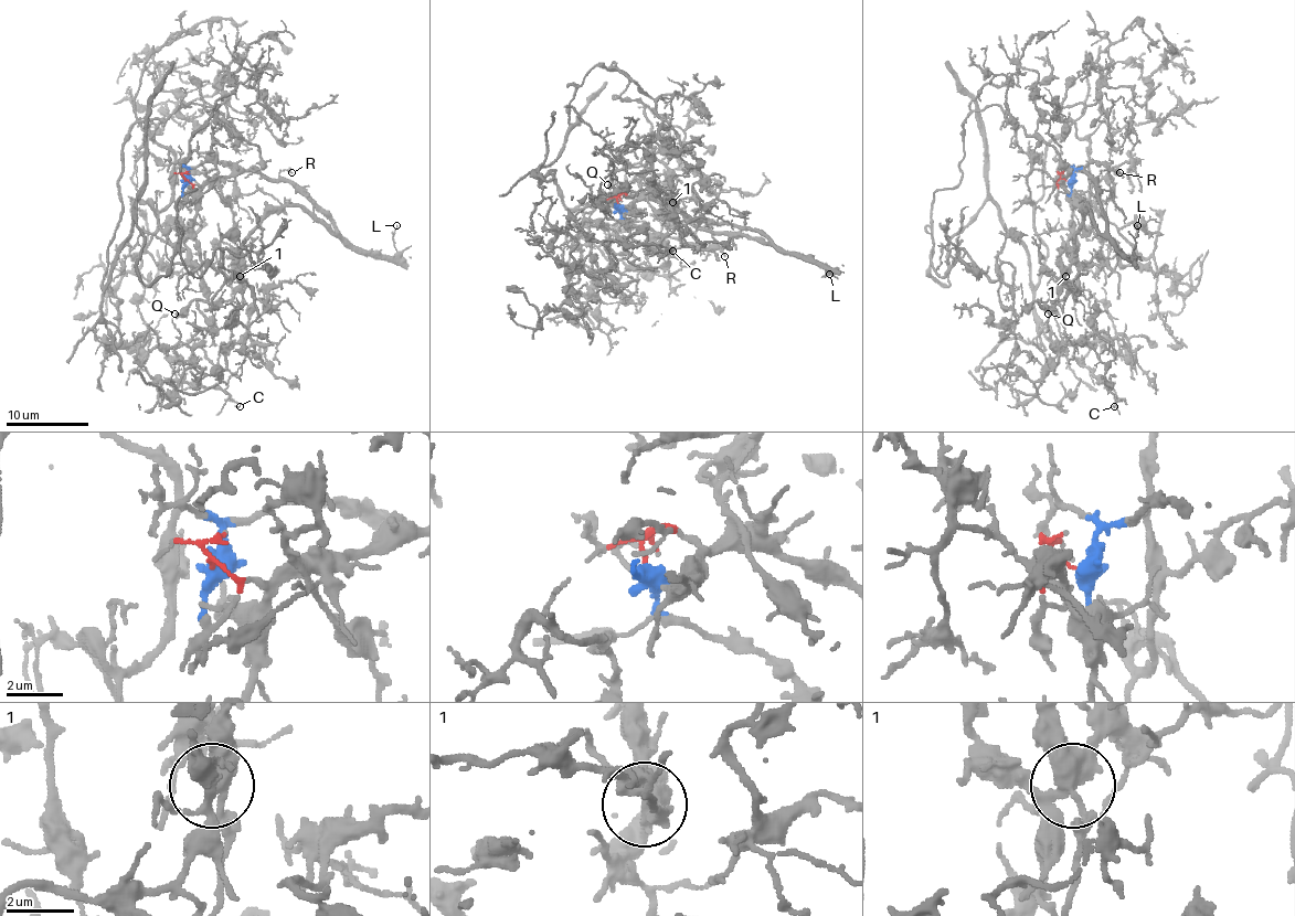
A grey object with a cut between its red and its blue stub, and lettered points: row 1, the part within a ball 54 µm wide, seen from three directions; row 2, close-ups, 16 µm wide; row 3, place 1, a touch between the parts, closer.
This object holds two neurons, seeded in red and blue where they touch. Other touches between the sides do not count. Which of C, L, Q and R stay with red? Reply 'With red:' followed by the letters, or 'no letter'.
With red: L, Q, R

